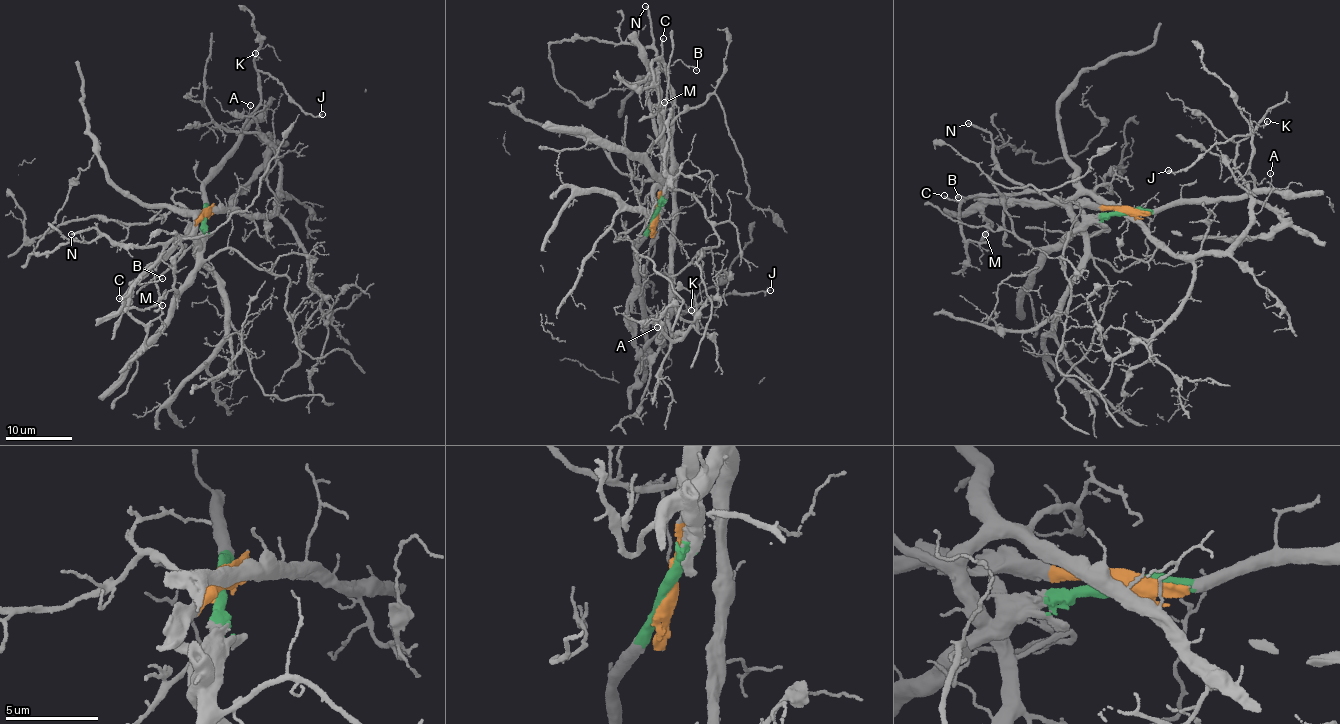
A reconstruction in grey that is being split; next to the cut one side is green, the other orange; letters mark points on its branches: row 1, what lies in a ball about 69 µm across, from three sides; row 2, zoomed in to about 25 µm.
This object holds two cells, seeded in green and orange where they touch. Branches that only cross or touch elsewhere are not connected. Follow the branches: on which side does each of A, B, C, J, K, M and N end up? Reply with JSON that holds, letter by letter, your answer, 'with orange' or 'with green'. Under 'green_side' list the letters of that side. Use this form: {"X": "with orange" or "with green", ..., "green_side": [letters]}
{"A": "with green", "B": "with orange", "C": "with orange", "J": "with green", "K": "with green", "M": "with orange", "N": "with orange", "green_side": ["A", "J", "K"]}

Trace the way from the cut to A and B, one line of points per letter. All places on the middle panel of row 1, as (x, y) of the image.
A: (655, 215), (637, 251), (636, 276), (645, 325), (648, 329), (657, 327)
B: (655, 215), (661, 187), (661, 168), (671, 134), (673, 99), (668, 67), (682, 60), (696, 71)

